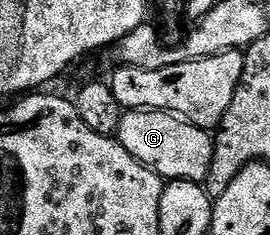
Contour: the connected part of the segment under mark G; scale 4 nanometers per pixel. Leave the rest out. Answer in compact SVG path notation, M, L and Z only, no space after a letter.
M124 111L120 117L118 138L135 159L165 181L185 179L203 184L208 178L213 136L205 128L196 127L178 115L167 111Z

